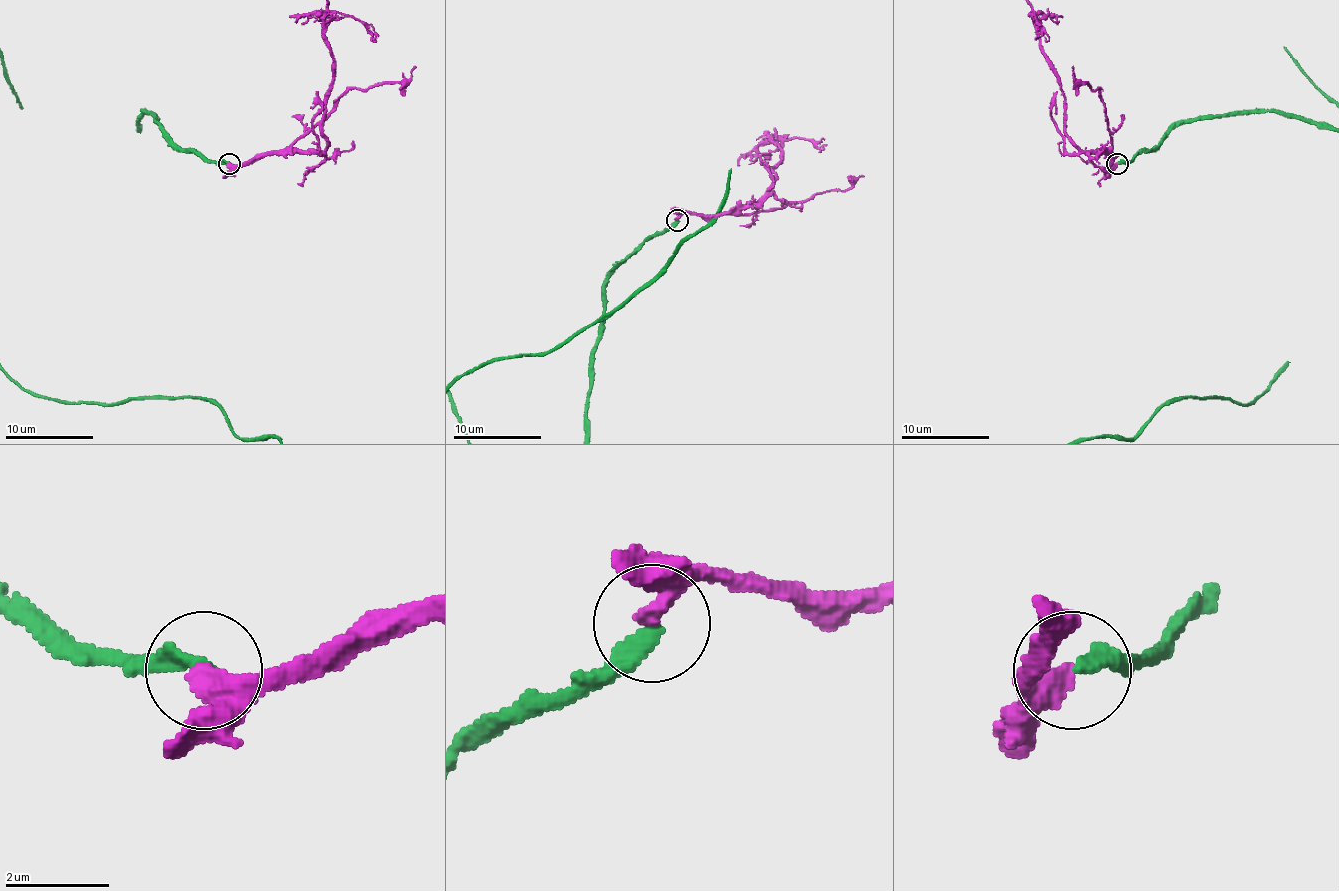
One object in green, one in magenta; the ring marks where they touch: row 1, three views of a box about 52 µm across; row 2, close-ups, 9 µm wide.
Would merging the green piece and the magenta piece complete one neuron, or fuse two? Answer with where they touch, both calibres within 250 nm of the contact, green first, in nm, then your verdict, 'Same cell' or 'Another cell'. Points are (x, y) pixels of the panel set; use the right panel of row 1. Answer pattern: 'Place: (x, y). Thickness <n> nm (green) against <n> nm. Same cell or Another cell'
Place: (1117, 164). Thickness 320 nm (green) against 380 nm. Same cell

